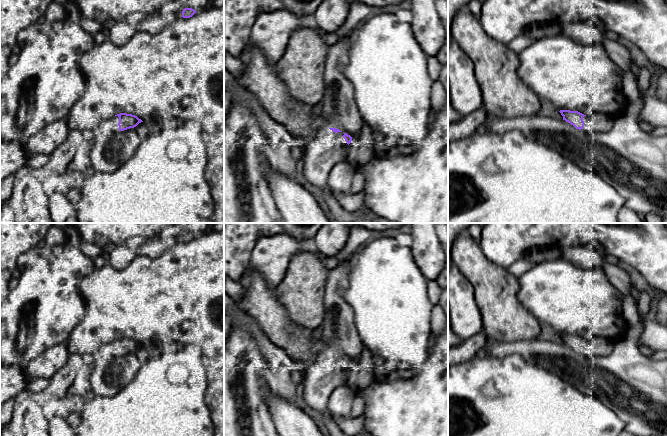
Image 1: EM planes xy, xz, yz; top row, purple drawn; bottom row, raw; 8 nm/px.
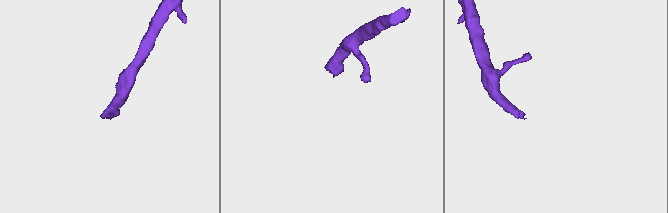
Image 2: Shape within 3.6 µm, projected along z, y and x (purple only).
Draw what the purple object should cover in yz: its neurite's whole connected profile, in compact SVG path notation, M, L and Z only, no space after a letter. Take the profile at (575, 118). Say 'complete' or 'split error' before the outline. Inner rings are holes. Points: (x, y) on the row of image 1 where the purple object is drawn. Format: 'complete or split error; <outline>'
split error; M560 110L559 112L563 116L563 120L589 135L608 132L614 124L613 118L601 113L586 116L578 111Z

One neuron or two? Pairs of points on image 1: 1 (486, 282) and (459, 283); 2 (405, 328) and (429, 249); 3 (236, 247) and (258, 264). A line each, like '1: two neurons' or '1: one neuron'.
1: two neurons
2: two neurons
3: two neurons

